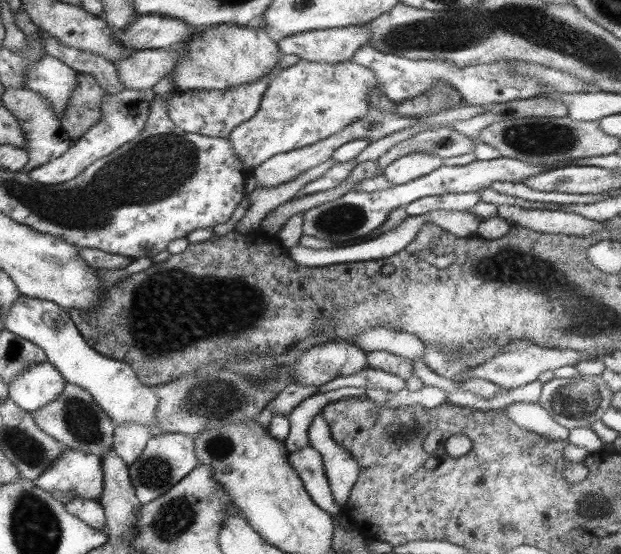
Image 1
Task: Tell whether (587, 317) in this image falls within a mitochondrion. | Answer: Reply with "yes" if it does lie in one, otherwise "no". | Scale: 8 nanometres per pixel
yes

